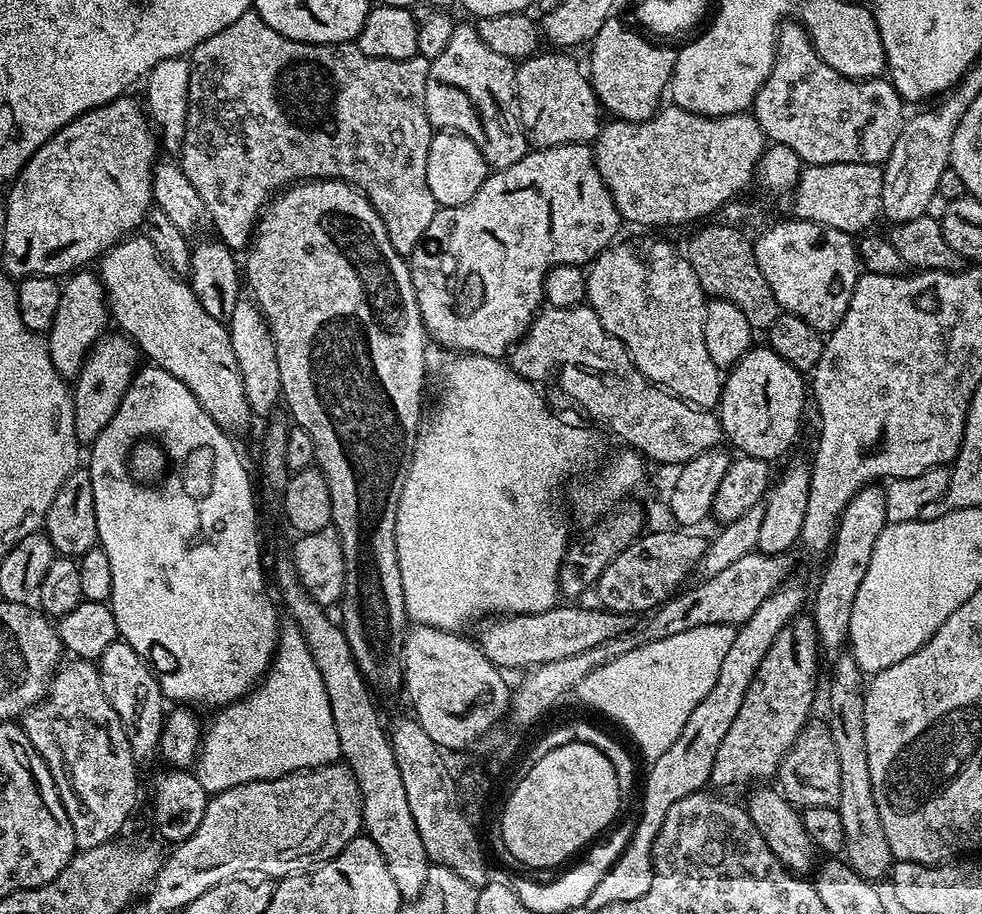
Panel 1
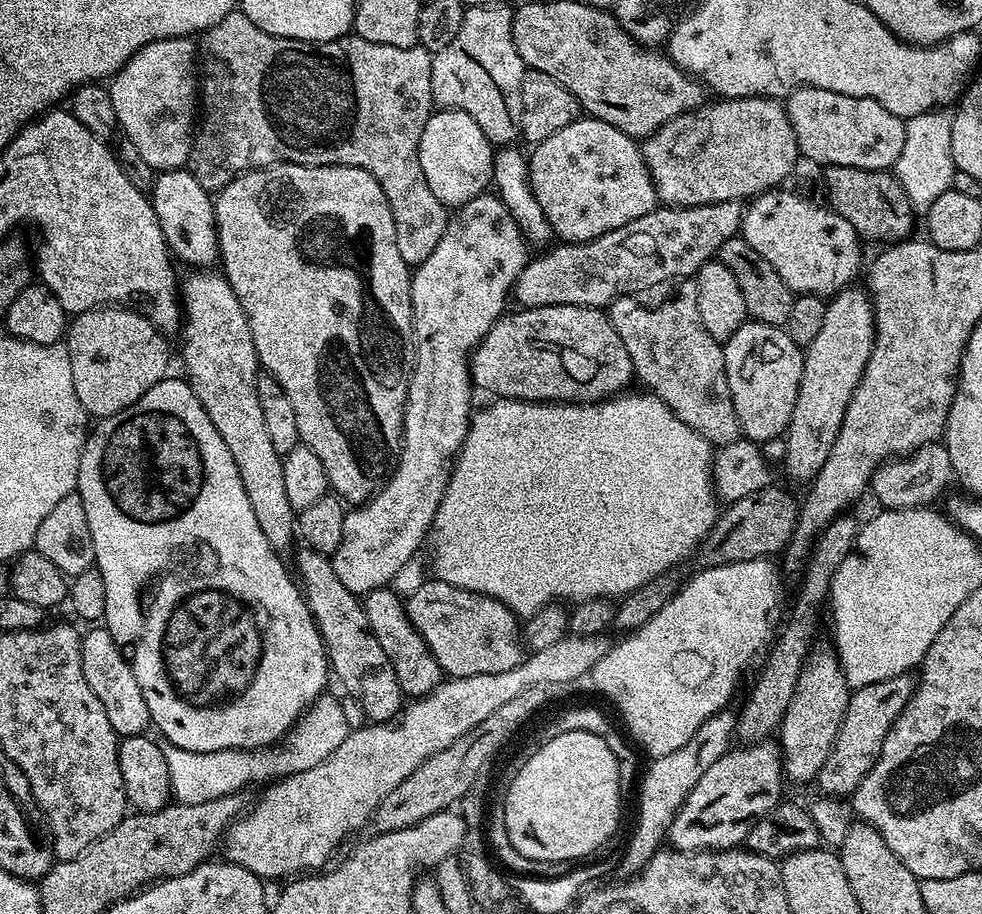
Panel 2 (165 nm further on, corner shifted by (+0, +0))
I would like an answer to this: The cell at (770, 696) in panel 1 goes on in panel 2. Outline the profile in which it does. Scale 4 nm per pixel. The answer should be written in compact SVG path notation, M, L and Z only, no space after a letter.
M763 742L740 749L742 749L741 752L730 750L724 756L718 757L714 766L710 766L710 770L706 770L706 774L702 774L702 778L698 778L698 786L694 786L694 790L690 790L690 794L684 800L684 805L678 810L674 822L668 827L666 840L675 851L706 852L743 845L748 839L748 831L771 808L781 803L780 791L783 790L784 784L786 785L786 777L779 747L772 742Z

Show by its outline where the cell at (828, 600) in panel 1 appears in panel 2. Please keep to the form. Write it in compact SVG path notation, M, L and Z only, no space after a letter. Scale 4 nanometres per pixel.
M818 647L815 650L812 650L808 654L808 658L802 666L801 676L797 680L797 685L794 688L793 697L790 698L790 704L786 706L785 716L781 718L781 722L779 724L778 729L778 737L780 736L780 740L778 739L778 747L780 749L780 755L782 757L782 763L784 765L784 774L785 777L789 781L792 780L796 784L804 784L807 780L815 781L817 777L820 775L820 771L822 770L822 766L826 762L826 758L830 754L830 750L834 746L834 738L838 738L838 730L842 726L842 718L846 714L846 706L848 705L848 697L850 695L850 689L848 687L848 679L844 677L844 671L842 670L842 666L840 665L840 658L836 655L835 651L831 647L828 648L820 648Z

